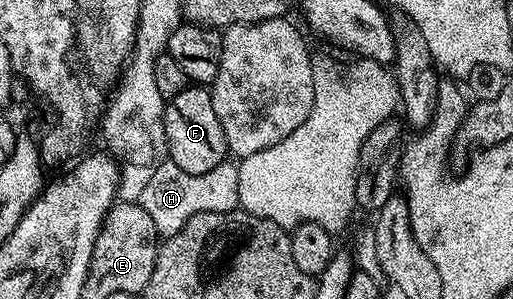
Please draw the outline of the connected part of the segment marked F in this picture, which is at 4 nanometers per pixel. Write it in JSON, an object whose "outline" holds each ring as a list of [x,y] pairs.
{"outline":[[[188,85],[176,97],[168,100],[164,113],[164,133],[169,162],[175,163],[184,173],[203,175],[220,165],[228,155],[224,129],[216,109],[212,109],[212,97],[202,85]]]}

